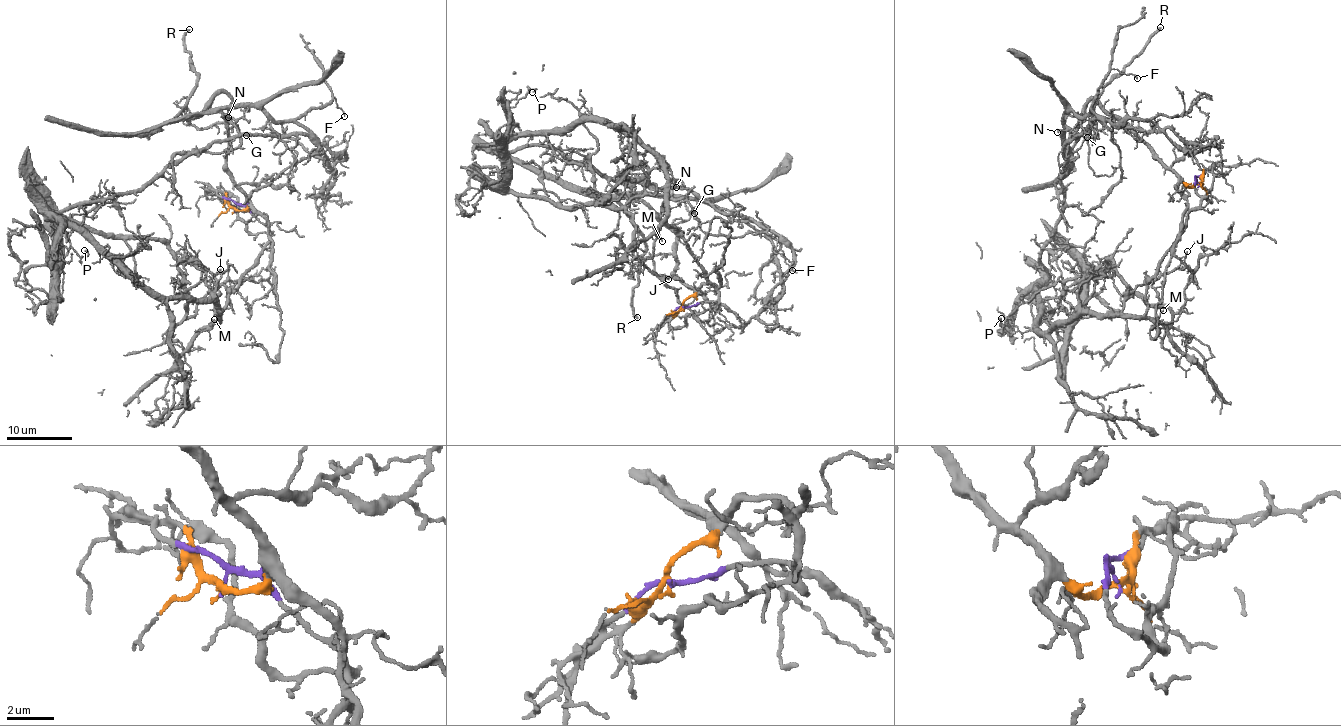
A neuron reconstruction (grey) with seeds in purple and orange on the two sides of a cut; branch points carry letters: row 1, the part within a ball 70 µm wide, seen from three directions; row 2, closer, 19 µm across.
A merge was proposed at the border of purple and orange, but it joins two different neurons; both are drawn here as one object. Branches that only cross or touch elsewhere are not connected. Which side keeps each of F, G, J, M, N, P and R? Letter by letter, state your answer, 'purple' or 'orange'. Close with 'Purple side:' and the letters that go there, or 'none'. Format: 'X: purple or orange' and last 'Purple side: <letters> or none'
F: orange
G: orange
J: purple
M: purple
N: orange
P: purple
R: orange
Purple side: J, M, P

